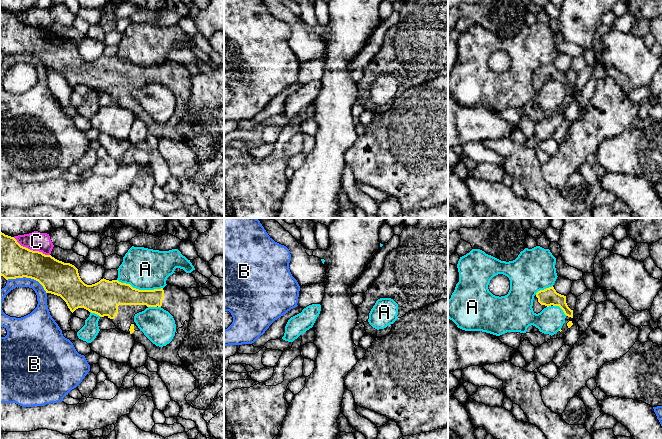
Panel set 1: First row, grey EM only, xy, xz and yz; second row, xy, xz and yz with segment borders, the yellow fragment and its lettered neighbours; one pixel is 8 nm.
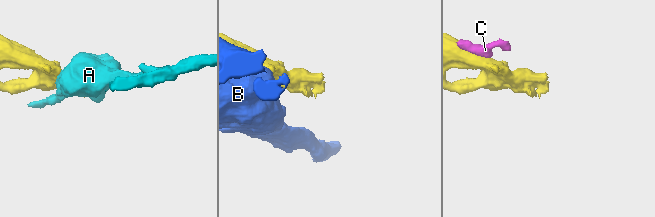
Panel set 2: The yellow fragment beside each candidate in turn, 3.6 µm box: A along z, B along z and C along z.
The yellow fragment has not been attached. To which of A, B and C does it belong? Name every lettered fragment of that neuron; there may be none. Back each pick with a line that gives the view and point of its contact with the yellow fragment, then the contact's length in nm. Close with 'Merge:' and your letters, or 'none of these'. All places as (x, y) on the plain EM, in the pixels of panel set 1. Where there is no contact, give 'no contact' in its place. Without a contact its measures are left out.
Merge: none of these

